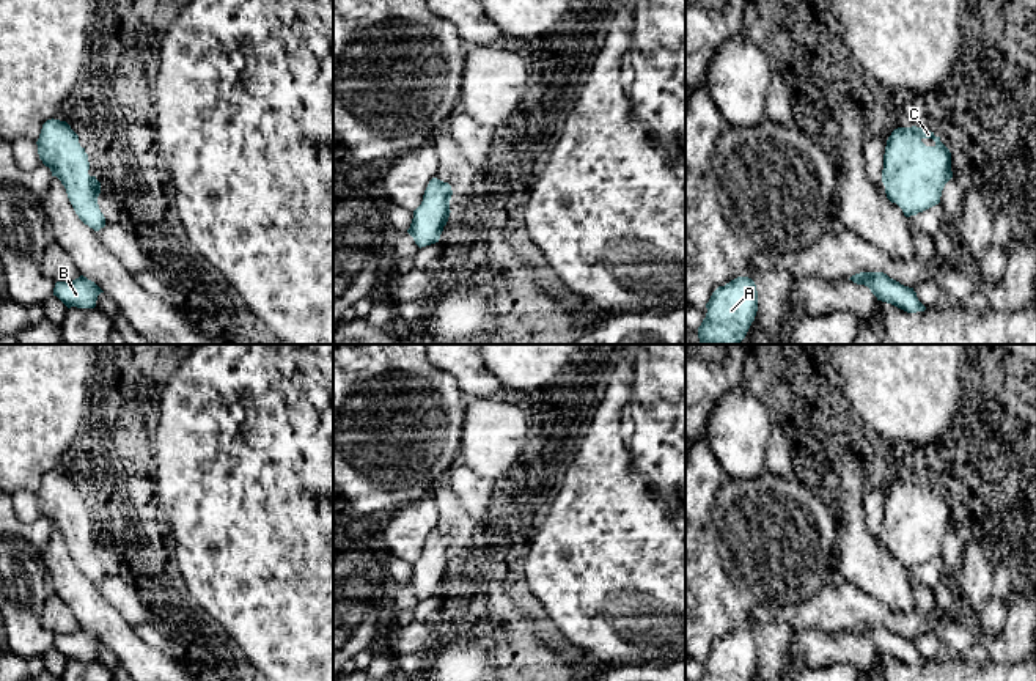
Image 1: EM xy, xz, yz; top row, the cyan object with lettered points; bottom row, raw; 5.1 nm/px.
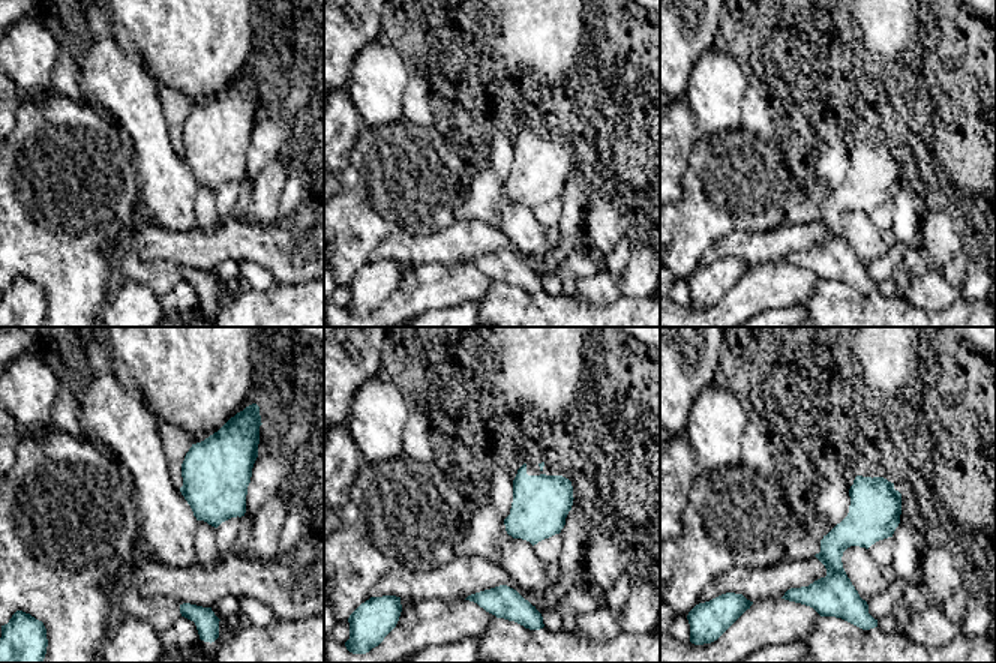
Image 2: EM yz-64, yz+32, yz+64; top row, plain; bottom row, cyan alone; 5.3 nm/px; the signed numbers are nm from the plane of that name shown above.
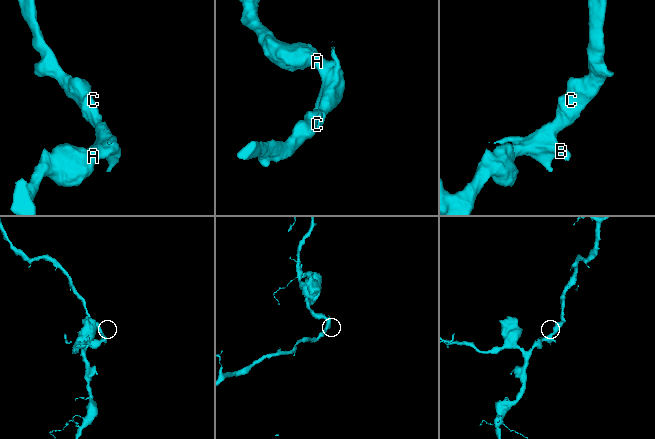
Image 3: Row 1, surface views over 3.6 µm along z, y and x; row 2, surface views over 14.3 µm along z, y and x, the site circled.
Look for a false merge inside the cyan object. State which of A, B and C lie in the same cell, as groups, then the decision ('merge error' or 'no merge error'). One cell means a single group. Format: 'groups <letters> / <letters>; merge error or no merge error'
groups A B C; no merge error

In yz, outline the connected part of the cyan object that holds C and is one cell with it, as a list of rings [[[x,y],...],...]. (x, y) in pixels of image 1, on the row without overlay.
[[[898,480],[887,492],[882,535],[887,550],[896,555],[906,569],[917,568],[940,555],[945,536],[953,530],[951,505],[931,483]]]

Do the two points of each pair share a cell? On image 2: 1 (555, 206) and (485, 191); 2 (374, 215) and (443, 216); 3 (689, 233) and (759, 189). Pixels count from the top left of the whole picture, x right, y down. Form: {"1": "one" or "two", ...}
{"1": "two", "2": "one", "3": "one"}

